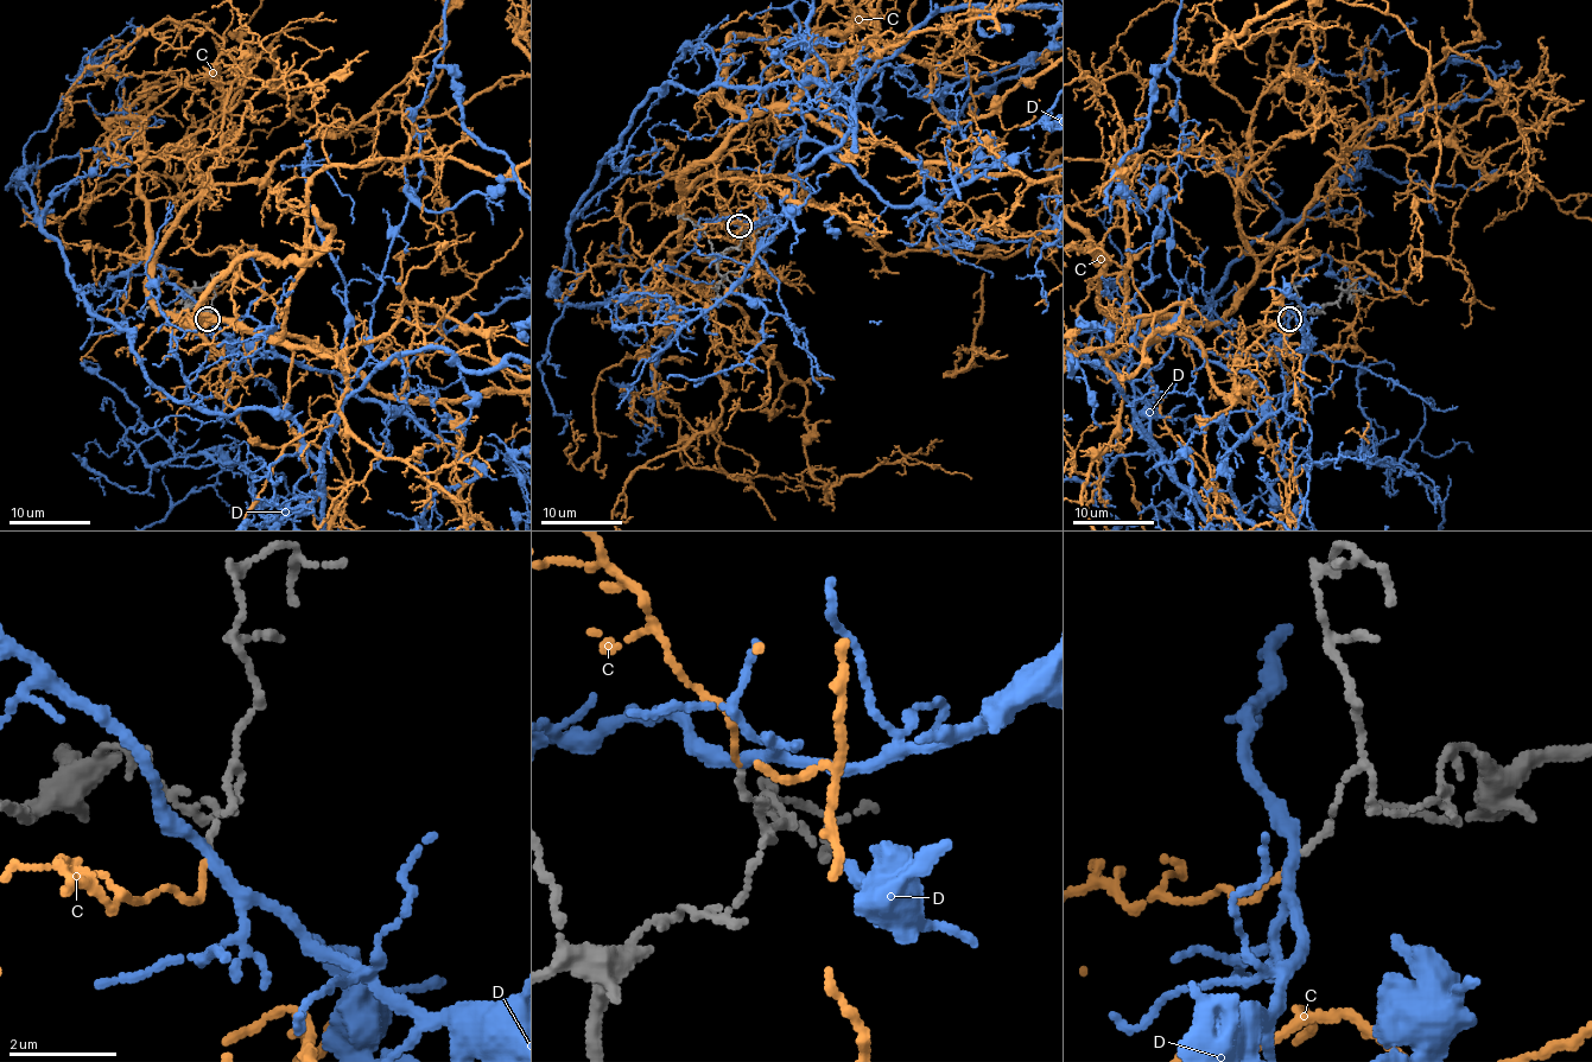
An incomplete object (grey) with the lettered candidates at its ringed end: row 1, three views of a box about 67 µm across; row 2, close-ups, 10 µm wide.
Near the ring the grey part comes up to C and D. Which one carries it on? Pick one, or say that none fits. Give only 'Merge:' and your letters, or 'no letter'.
Merge: C

